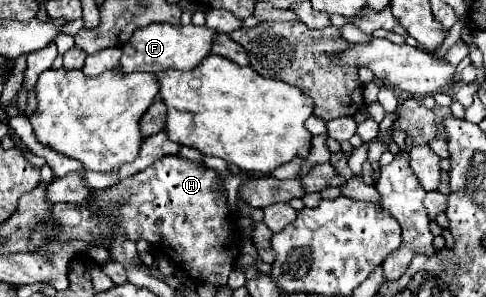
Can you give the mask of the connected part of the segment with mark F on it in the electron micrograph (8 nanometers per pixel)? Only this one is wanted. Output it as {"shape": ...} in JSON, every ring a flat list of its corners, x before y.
{"shape":[[147,25,143,29,137,29,133,37,123,45,121,55,121,69,125,73,131,71,151,71,159,73,163,69,179,69,179,71,191,71,195,69,209,53,211,45,215,41,217,31,209,27,195,27,195,25]]}

